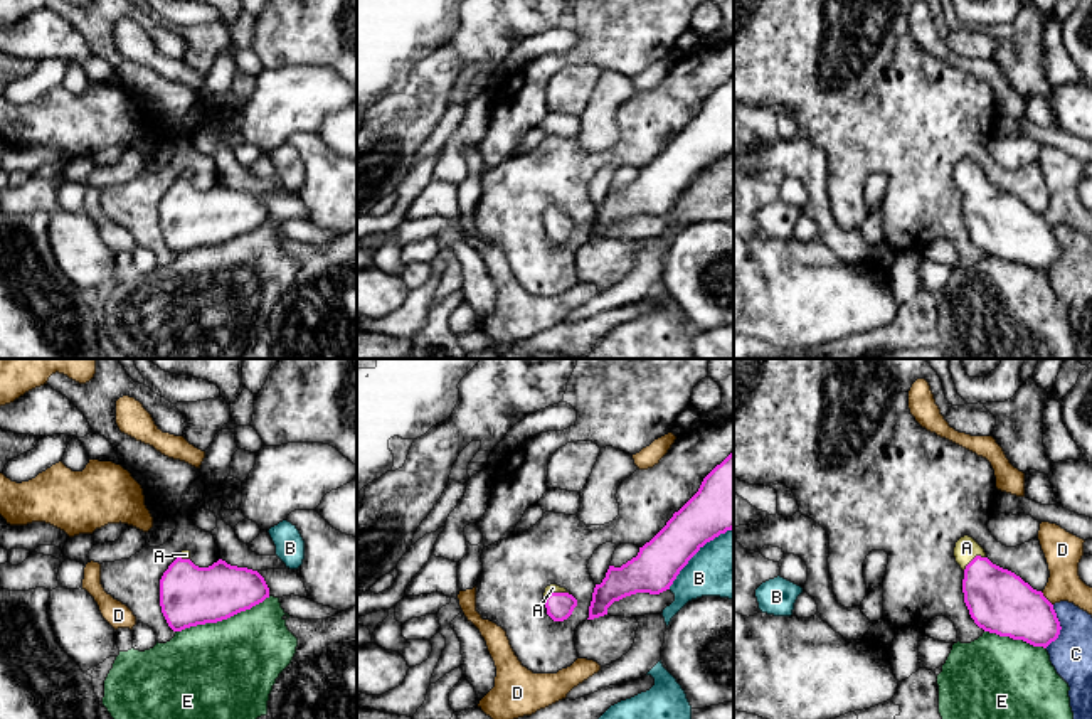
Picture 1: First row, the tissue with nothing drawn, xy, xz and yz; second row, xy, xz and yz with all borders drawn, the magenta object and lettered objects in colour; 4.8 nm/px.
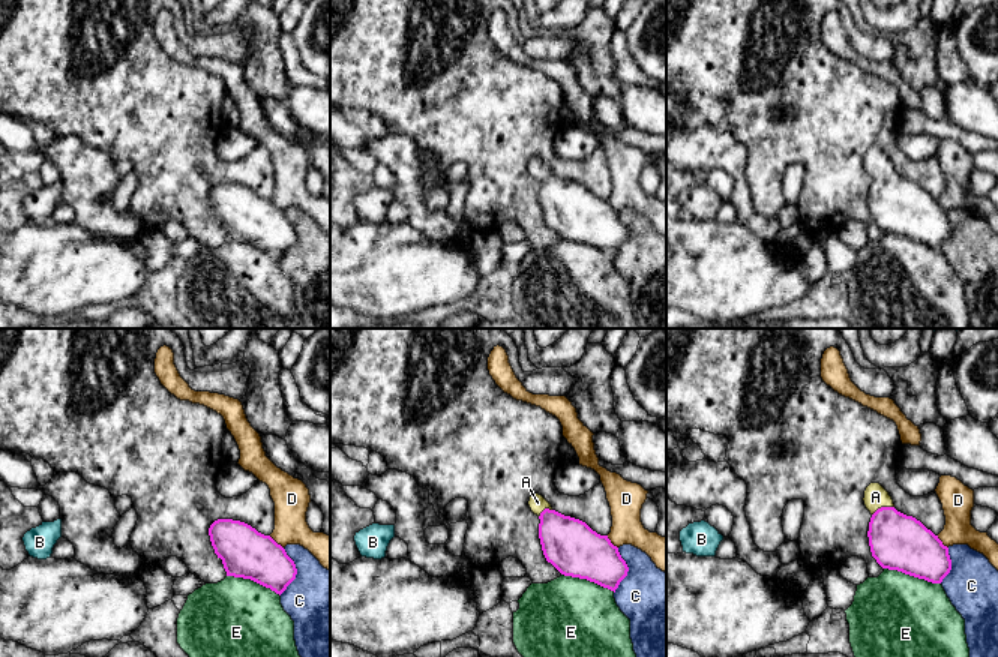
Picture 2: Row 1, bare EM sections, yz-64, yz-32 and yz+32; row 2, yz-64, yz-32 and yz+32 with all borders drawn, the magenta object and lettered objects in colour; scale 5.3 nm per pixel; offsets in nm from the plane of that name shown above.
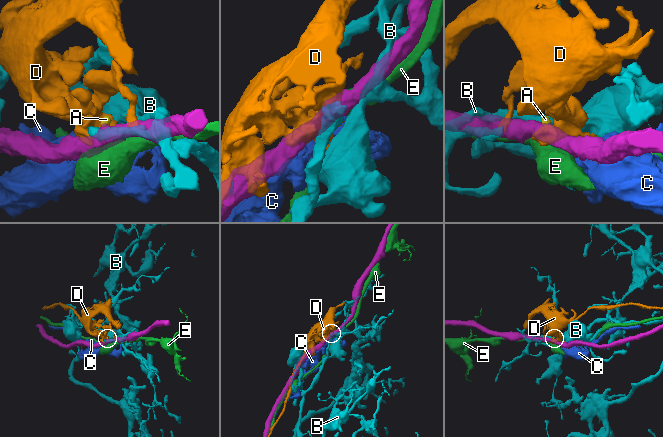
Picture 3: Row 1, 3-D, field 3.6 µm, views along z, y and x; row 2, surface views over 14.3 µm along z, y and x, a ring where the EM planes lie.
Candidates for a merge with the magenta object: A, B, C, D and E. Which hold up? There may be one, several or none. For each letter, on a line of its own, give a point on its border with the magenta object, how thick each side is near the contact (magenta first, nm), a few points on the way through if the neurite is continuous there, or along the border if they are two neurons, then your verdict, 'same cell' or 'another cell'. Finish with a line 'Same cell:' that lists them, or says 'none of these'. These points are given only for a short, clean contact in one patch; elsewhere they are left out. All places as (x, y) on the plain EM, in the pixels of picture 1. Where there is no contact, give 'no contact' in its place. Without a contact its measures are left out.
A: meets magenta in xz at (556, 216); 130 nm thick on the magenta side, 50 nm on the other; same cell
B: meets magenta in xz at (697, 174); 260 nm thick on the magenta side, 300 nm on the other; another cell
C: meets magenta in yz at (1060, 250); 280 nm thick on the magenta side, 200 nm on the other; another cell
D: meets magenta in yz at (1045, 221); 300 nm thick on the magenta side, 180 nm on the other; another cell
E: meets magenta in xy at (222, 241); 280 nm thick on the magenta side, 480 nm on the other; another cell
Same cell: A

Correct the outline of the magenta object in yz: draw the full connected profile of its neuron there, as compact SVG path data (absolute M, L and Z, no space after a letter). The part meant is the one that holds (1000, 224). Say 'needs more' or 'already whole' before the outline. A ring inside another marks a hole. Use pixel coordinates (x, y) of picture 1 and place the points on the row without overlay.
needs more | M969 158L954 170L964 194L964 226L984 254L1047 271L1060 258L1053 227L1015 195L993 187Z

